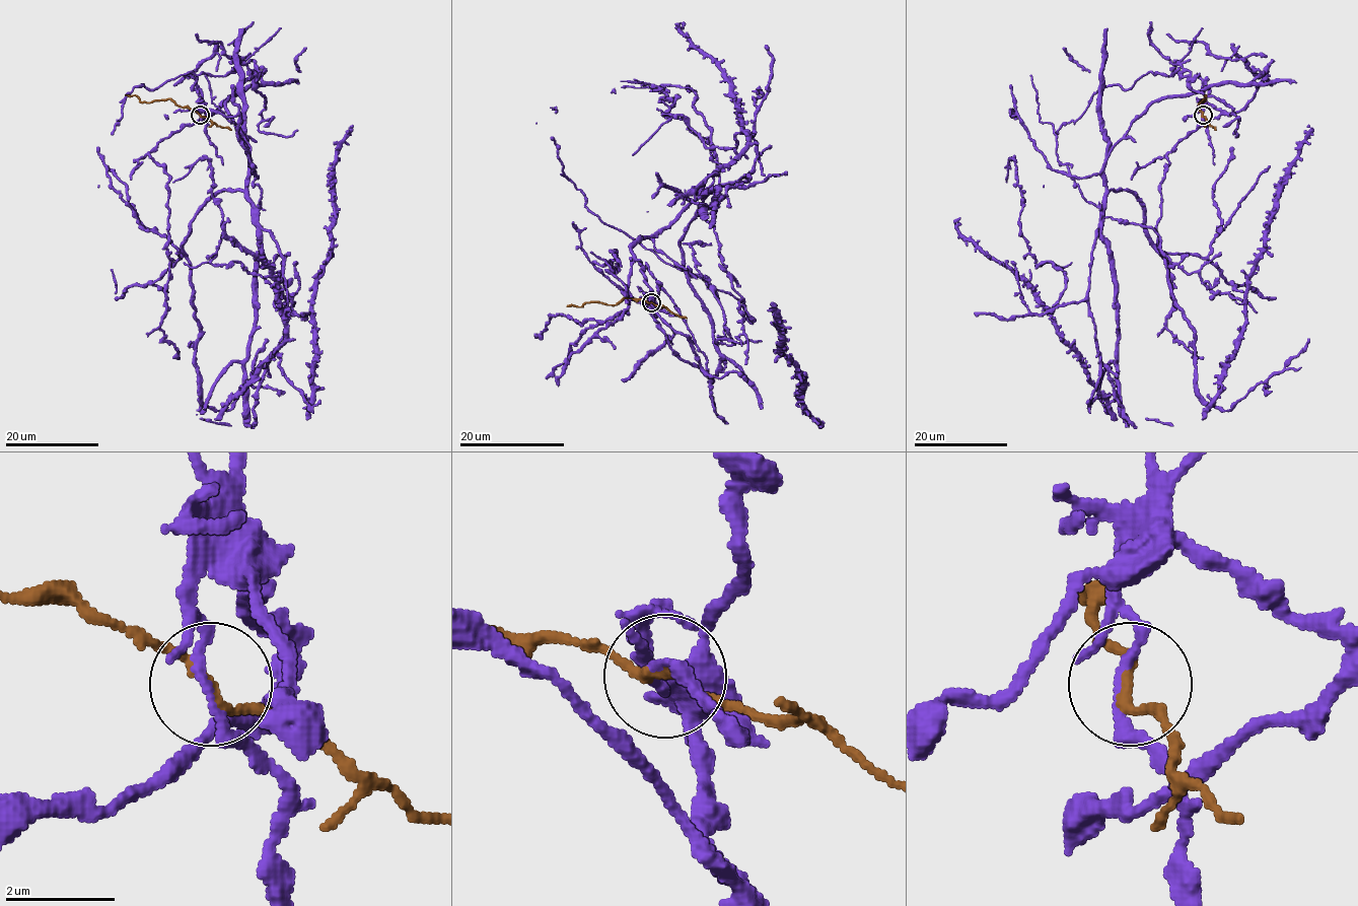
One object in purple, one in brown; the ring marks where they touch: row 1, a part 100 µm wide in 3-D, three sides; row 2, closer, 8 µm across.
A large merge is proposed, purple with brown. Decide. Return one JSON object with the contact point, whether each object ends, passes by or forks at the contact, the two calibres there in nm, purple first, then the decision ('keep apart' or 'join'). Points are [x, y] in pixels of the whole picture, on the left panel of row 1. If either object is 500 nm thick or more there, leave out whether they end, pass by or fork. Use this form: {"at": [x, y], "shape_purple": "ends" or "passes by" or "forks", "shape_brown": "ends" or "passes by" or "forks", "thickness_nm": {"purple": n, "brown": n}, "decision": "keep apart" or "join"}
{"at": [200, 115], "shape_purple": "passes by", "shape_brown": "passes by", "thickness_nm": {"purple": 150, "brown": 160}, "decision": "keep apart"}

